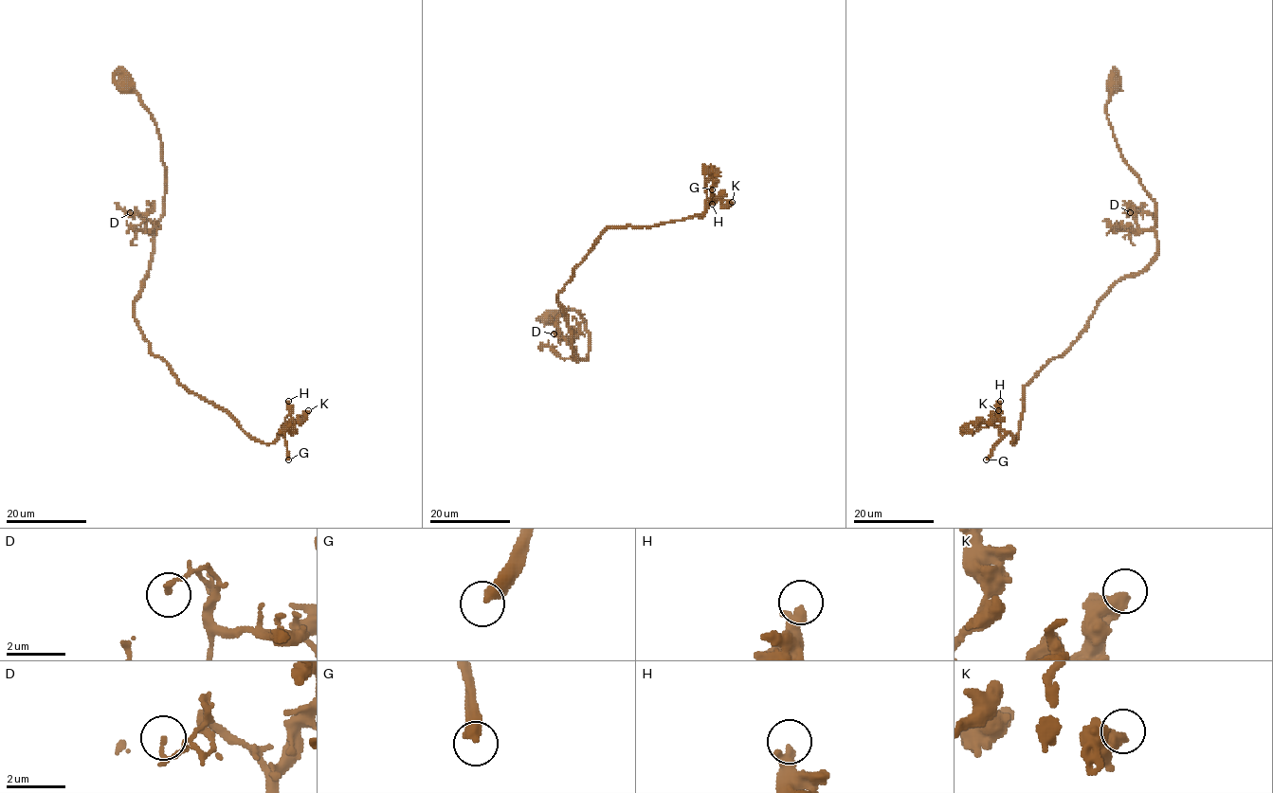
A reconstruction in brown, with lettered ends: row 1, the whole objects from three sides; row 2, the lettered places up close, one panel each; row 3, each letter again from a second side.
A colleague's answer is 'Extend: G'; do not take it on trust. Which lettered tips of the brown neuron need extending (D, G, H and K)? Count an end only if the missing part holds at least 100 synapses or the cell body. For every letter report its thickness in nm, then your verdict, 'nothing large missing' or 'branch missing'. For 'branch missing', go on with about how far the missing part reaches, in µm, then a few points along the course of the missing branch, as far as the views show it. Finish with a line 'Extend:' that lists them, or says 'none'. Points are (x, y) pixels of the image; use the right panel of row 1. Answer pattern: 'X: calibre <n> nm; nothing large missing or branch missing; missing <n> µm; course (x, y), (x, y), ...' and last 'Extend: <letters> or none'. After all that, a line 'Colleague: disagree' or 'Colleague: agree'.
D: calibre 170 nm; nothing large missing
G: calibre 400 nm; branch missing; missing 60 µm; course (986, 459), (953, 479), (918, 477), (897, 496), (891, 491), (891, 513), (912, 513)
H: calibre 400 nm; nothing large missing
K: calibre 480 nm; nothing large missing
Extend: G
Colleague: agree

